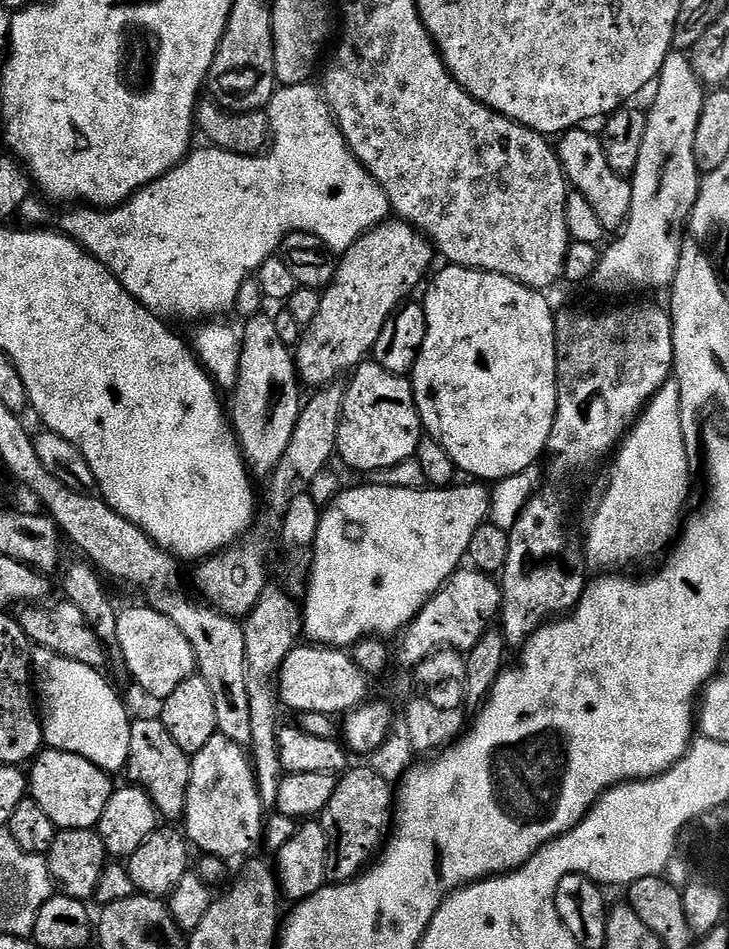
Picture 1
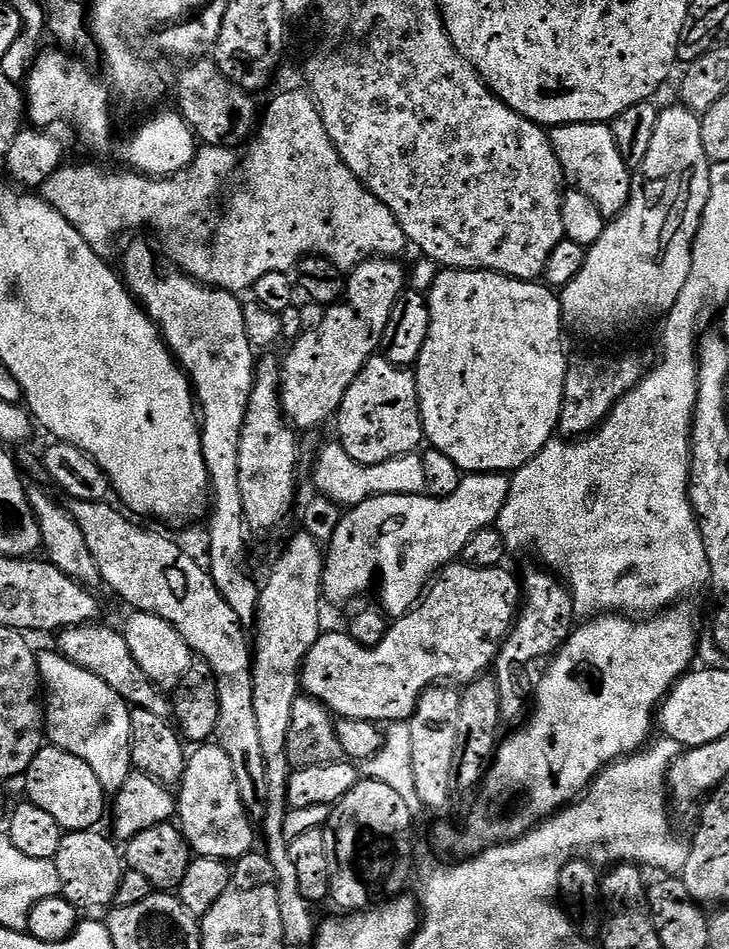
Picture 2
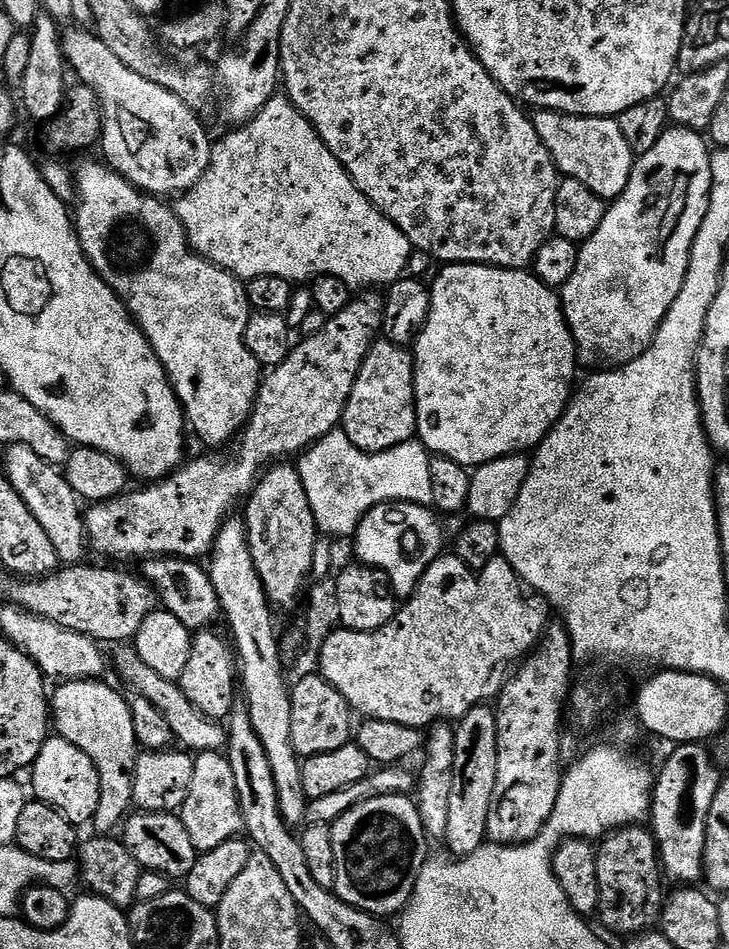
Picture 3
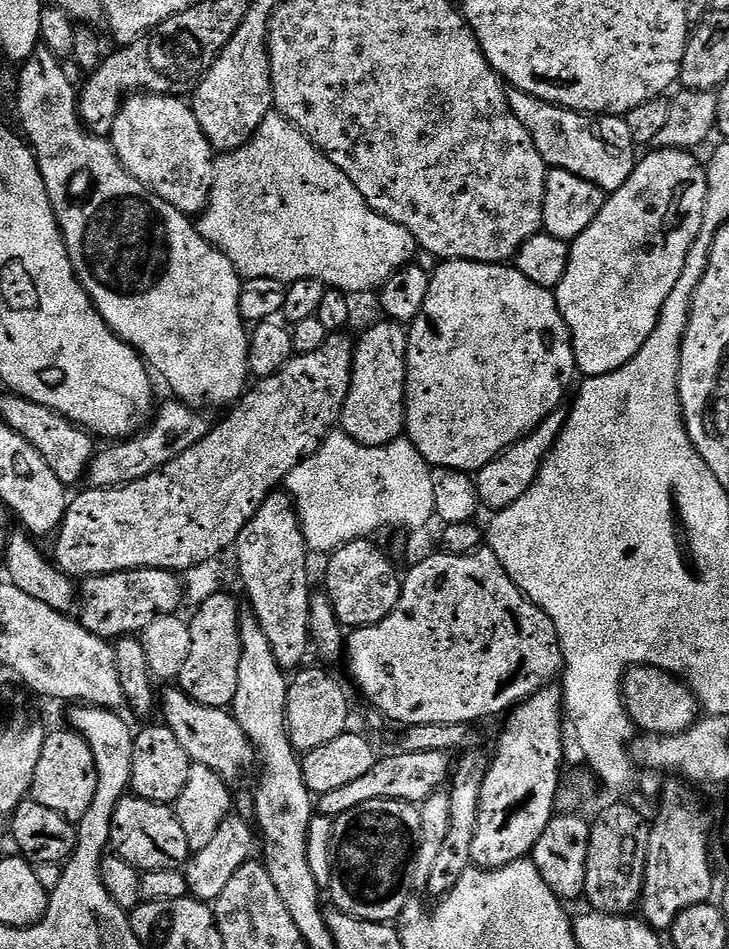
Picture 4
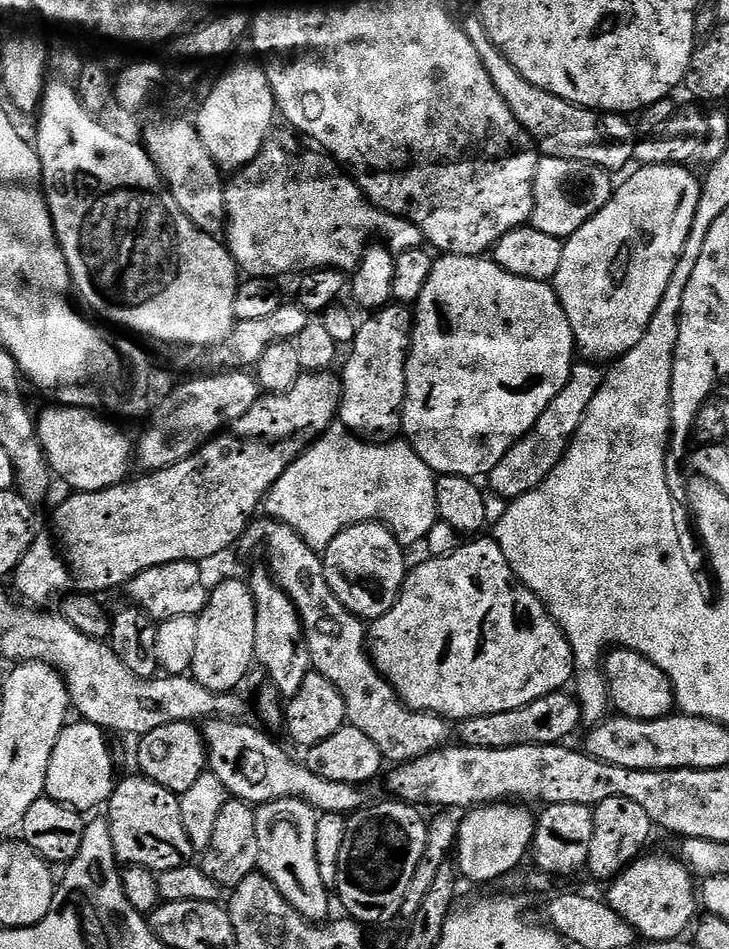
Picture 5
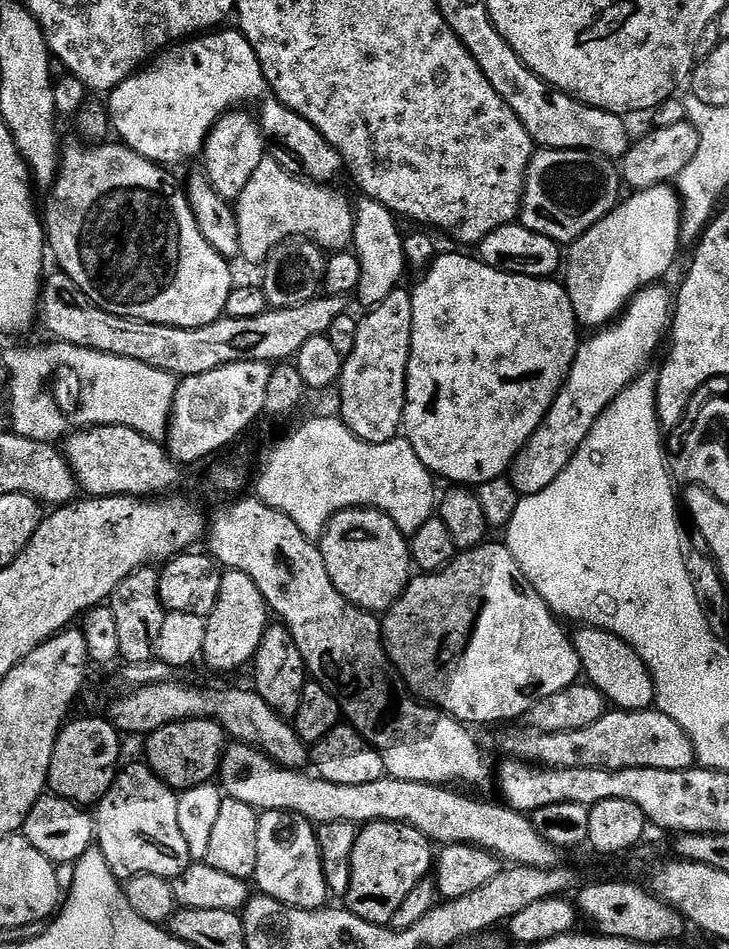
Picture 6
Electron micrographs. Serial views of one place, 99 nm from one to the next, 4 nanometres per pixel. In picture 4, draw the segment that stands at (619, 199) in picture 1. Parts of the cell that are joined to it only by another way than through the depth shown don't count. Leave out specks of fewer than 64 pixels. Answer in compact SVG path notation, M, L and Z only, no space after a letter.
M515 90L508 92L508 101L518 122L522 122L522 126L526 126L532 135L534 146L538 146L538 154L542 154L549 169L570 170L570 174L578 174L578 178L594 182L594 186L598 186L605 194L626 186L630 174L636 168L638 146L634 138L630 138L630 126L626 126L623 118L572 112L542 98L534 98L528 92Z

